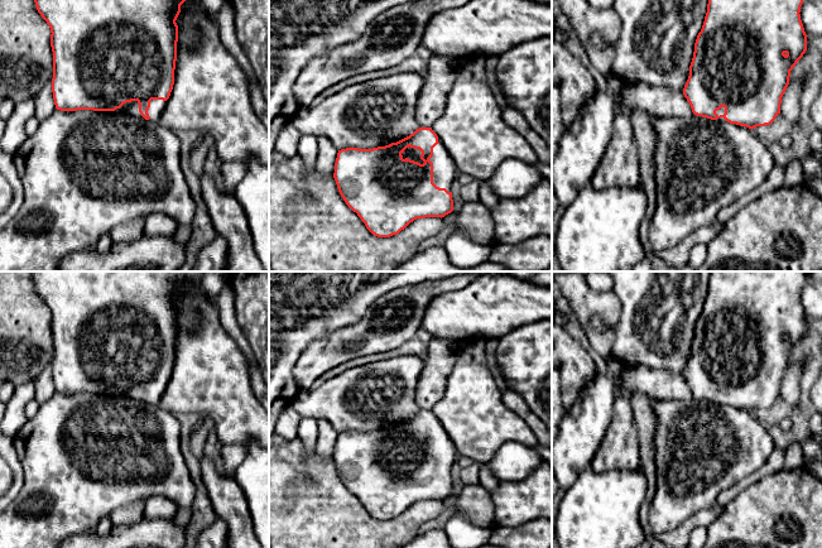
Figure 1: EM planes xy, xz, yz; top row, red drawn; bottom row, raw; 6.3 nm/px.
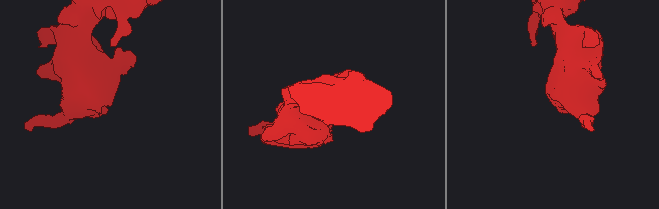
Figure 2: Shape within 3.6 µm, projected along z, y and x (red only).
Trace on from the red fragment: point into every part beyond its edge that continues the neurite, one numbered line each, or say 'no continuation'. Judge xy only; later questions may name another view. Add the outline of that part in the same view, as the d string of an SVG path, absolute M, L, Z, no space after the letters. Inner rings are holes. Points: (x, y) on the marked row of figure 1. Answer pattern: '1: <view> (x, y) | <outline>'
1: xy (131, 107) | M138 101L126 102L121 106L121 110L131 116L144 119L139 112ZM144 119L145 120L145 119Z

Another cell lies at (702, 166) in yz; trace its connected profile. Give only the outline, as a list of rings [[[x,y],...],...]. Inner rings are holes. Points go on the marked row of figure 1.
[[[694,114],[648,117],[657,134],[657,208],[649,226],[649,241],[655,253],[672,249],[697,229],[708,226],[721,208],[758,188],[775,165],[770,150],[746,126]]]

